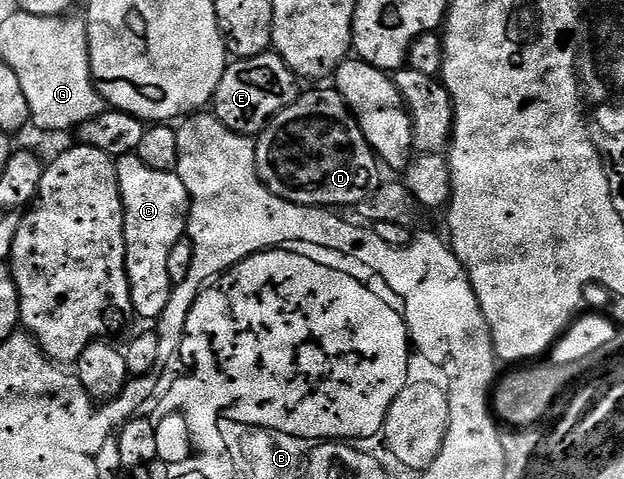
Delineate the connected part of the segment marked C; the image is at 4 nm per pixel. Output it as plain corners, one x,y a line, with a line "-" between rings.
135,155
116,161
118,187
124,204
124,246
126,271
132,288
132,311
137,318
156,323
166,303
170,302
173,284
169,276
169,256
178,240
188,232
188,192
175,171
154,171

